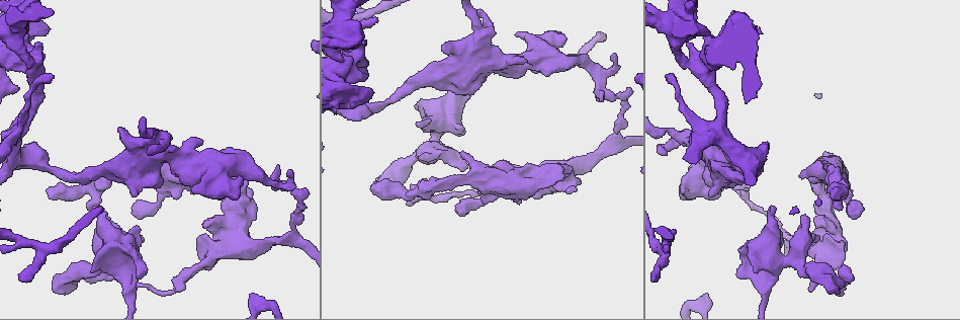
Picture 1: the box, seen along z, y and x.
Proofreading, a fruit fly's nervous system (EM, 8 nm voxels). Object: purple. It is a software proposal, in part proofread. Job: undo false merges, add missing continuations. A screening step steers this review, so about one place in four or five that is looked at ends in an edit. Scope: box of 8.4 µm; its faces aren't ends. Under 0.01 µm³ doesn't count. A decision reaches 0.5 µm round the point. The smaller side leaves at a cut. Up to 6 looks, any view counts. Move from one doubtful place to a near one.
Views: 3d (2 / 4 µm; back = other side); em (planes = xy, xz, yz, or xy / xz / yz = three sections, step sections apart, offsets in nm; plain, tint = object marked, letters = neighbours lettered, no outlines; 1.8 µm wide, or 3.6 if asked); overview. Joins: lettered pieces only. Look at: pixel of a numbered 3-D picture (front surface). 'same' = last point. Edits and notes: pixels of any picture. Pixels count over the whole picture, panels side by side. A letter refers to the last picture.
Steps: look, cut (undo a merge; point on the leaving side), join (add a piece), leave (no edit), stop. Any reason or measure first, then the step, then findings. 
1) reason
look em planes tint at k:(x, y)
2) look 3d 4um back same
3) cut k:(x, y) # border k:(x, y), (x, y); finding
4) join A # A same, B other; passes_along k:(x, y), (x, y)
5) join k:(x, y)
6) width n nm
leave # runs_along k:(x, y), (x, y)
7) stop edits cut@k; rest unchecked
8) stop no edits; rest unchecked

calibre changes
look em planes plain at 1:(821, 221)

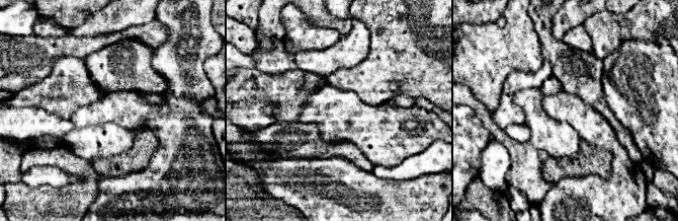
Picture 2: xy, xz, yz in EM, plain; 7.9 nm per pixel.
see the neighbours
look em planes letters same

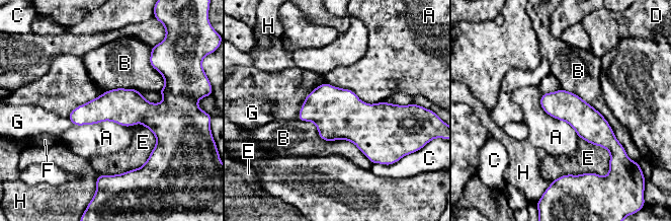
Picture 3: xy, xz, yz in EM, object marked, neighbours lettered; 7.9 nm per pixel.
leave # A other, B other, C other, D other, E other, F other, G other, H other; border 3:(143, 124), (73, 125); all the same neuron

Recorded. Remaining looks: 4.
free end
look em xz step 16 tint at 1:(831, 195)

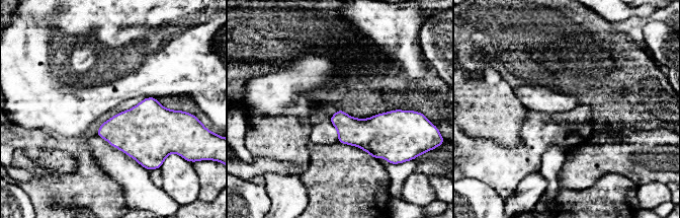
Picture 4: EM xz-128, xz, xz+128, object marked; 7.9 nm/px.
look em yz step 8 tint same

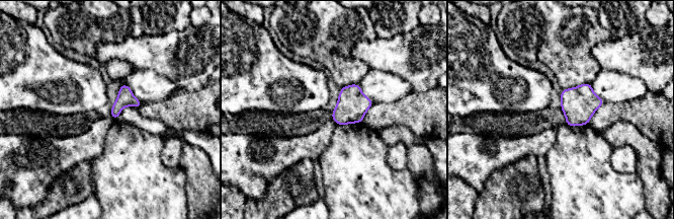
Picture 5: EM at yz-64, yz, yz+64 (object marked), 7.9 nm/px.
what lies round it
look em yz step 8 letters same

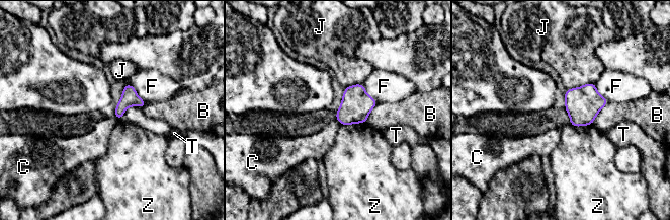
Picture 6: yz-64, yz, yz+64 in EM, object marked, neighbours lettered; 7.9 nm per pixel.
leave # B other, C other, F other, J other, T other, Z other; border 6:(334, 117), (340, 125); none of them fits

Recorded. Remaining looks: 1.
branch stops here
look em 3.6um planes letters at 1:(142, 239)

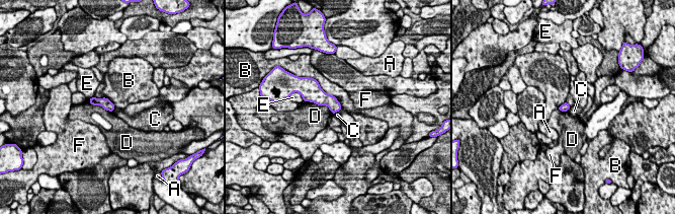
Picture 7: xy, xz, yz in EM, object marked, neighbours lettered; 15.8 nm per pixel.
longest_contact B 650 nm
leave # A other, B other, C other, D other, E other, F other; none of them fits

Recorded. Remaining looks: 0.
stop no edits; rest unchecked

